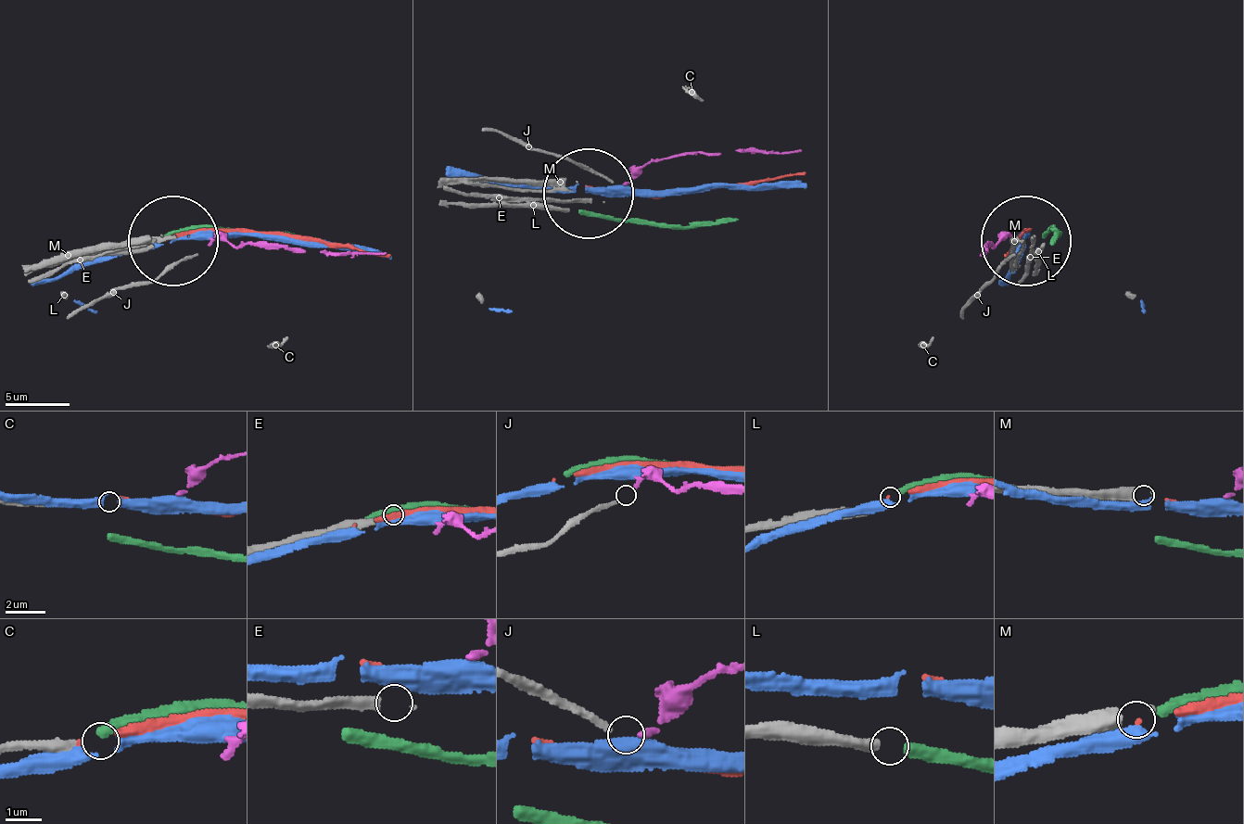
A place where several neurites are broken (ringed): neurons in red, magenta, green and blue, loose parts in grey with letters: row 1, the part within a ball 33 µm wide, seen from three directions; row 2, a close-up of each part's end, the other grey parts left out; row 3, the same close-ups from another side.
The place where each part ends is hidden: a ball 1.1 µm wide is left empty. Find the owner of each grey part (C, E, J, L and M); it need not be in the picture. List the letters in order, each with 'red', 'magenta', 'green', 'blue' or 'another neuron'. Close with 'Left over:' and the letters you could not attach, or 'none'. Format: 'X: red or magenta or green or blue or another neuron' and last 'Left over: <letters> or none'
C: red
E: another neuron
J: magenta
L: green
M: another neuron
Left over: E, M

